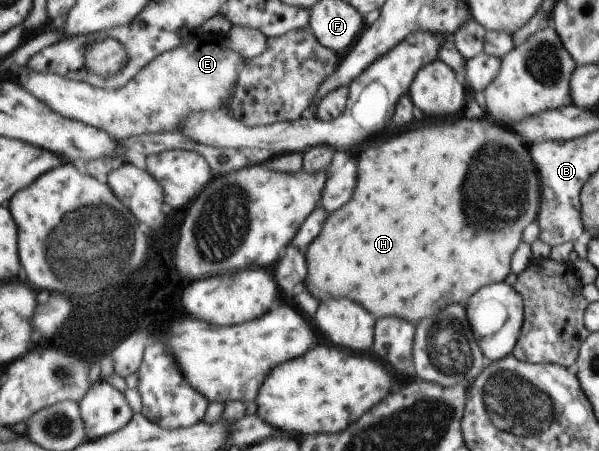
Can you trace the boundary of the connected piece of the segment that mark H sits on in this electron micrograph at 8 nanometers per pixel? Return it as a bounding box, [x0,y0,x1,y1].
[304,115,541,324]

